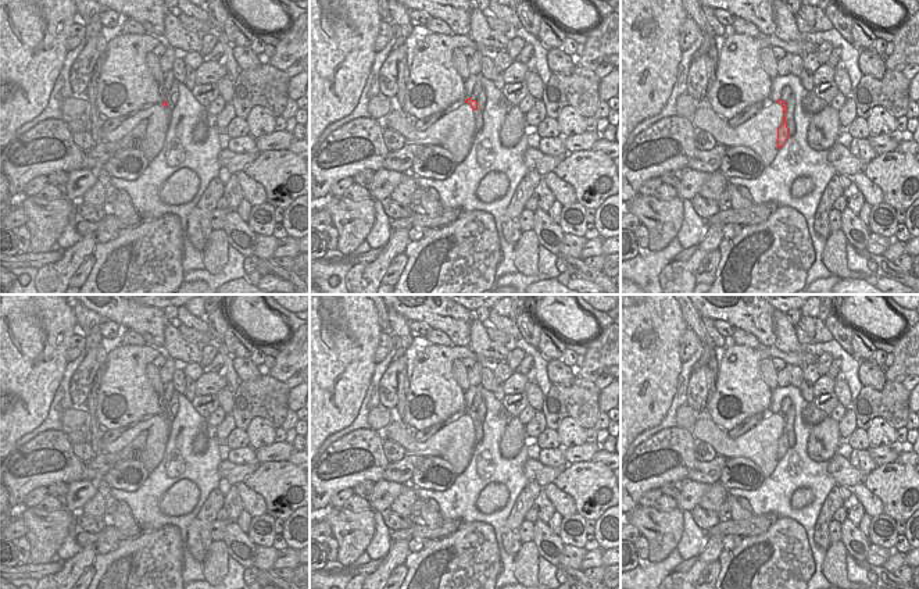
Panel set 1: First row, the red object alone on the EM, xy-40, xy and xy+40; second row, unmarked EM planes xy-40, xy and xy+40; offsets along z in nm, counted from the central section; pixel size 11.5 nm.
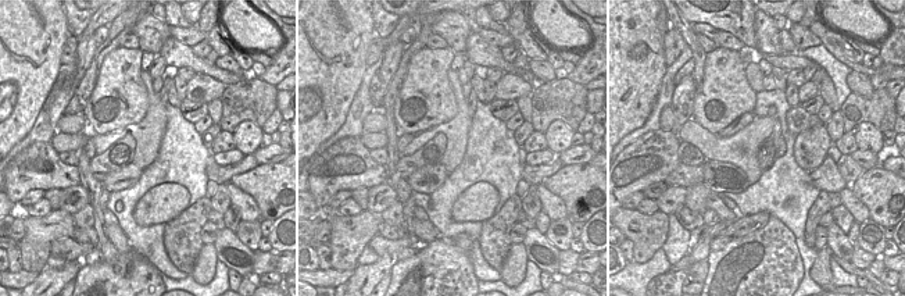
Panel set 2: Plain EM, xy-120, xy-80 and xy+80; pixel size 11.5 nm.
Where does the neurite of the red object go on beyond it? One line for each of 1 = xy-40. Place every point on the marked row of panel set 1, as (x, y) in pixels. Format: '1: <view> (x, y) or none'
1: none

